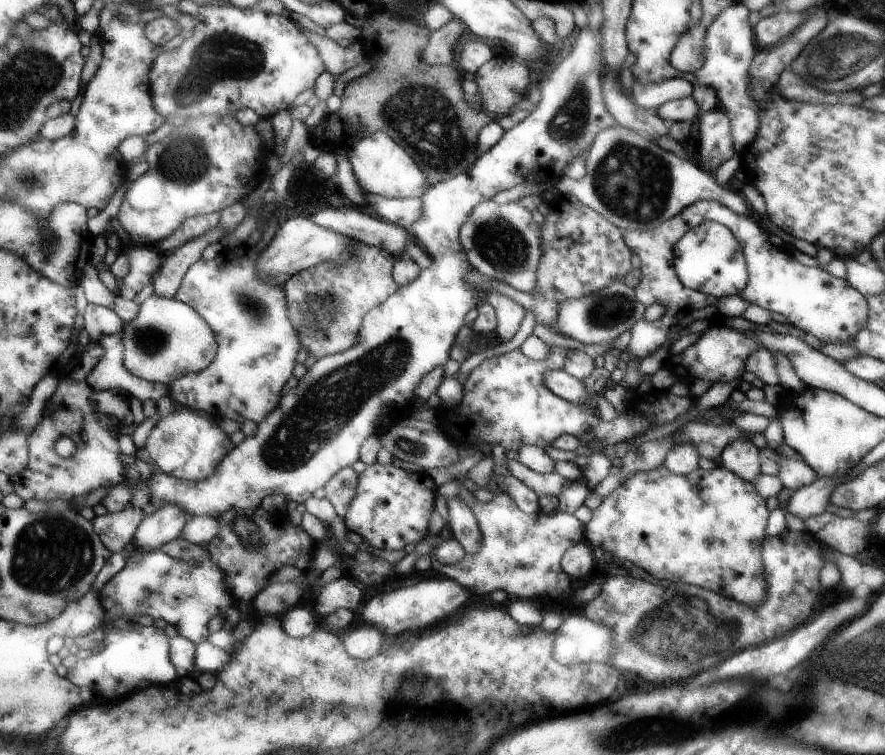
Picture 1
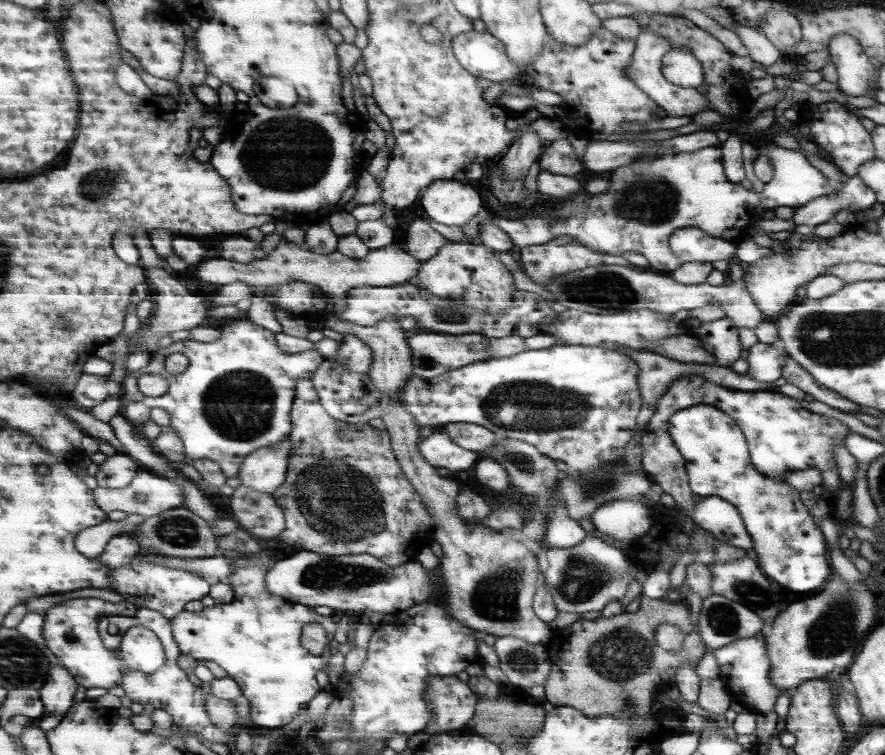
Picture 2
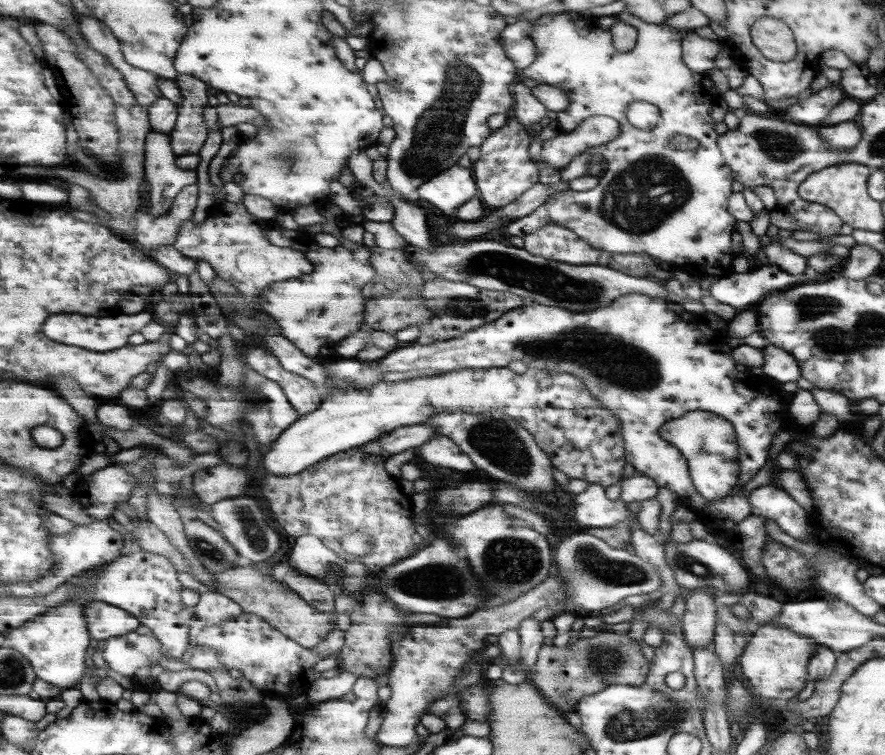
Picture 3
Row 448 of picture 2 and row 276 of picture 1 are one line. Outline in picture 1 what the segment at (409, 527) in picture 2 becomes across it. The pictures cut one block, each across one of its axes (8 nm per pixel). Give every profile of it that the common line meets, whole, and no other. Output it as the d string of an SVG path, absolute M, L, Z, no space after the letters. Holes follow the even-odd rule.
M359 242L357 258L353 262L335 264L325 260L289 278L285 284L291 308L289 312L293 312L293 324L301 334L303 350L309 356L313 354L315 358L323 358L357 346L365 316L401 290L401 284L395 280L395 266L397 258L389 250Z

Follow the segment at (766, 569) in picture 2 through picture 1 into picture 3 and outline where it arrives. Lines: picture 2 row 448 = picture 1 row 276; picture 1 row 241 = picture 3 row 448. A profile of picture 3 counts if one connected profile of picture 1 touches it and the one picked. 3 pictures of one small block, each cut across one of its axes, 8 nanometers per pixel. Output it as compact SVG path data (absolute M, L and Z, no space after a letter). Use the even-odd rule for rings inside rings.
M693 410L685 412L683 418L673 418L657 428L657 436L669 444L673 444L683 458L687 460L687 470L689 478L699 492L699 496L705 496L709 500L715 498L731 498L731 490L737 484L739 476L739 466L737 466L737 436L733 426L715 414L703 412L703 410Z

